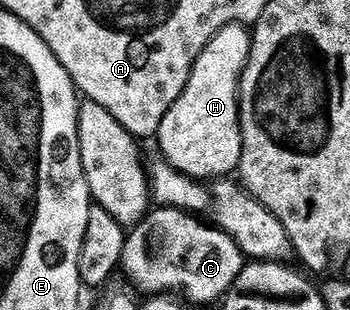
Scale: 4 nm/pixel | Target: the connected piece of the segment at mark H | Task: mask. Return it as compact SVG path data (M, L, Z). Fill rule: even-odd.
M231 23L228 27L223 27L217 35L204 46L203 53L196 59L196 64L192 66L192 71L188 75L188 83L184 87L184 91L178 97L178 101L174 101L174 105L168 108L166 117L162 117L162 125L160 126L160 134L158 142L160 142L159 153L162 159L172 166L176 171L188 175L195 180L218 180L231 176L233 172L239 168L240 158L242 157L242 129L240 128L240 78L246 69L246 61L250 57L250 49L252 48L252 36L247 26L239 23Z

